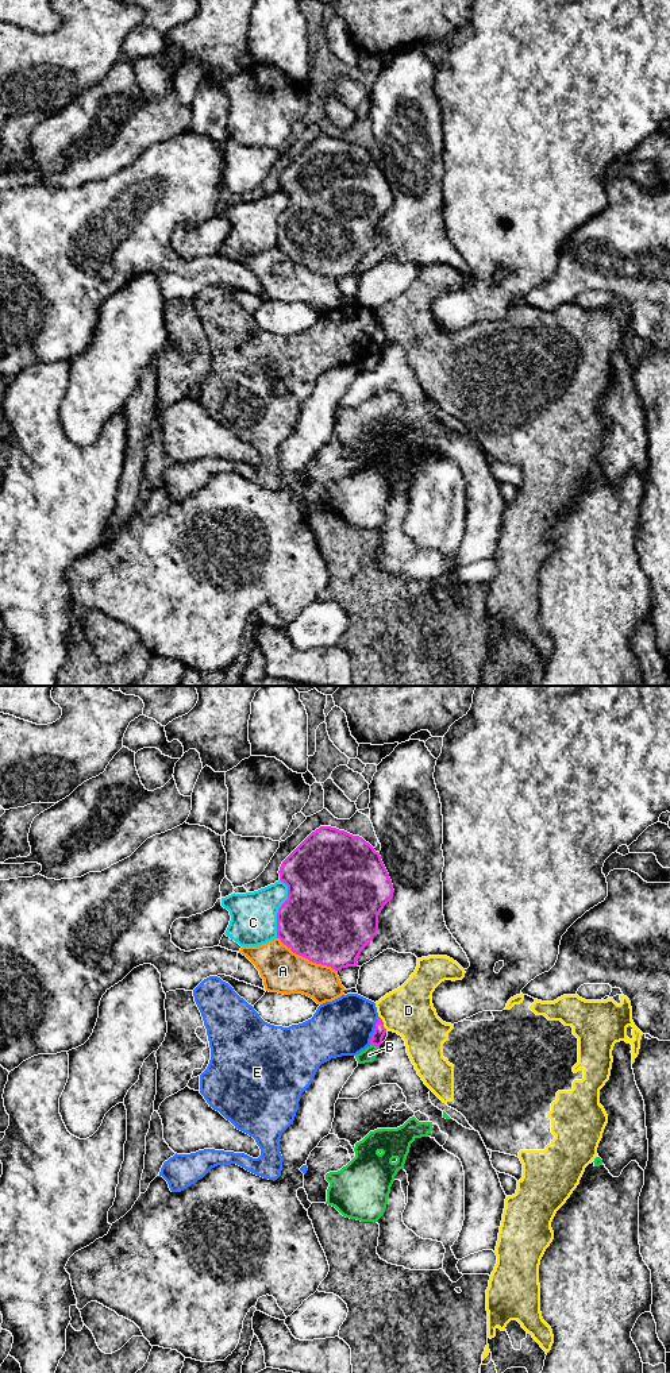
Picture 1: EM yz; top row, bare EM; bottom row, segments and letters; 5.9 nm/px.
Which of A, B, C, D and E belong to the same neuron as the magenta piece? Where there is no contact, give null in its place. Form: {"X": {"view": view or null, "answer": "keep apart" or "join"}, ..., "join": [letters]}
{"A": {"view": "yz", "answer": "keep apart"}, "B": {"view": "yz", "answer": "keep apart"}, "C": {"view": "yz", "answer": "keep apart"}, "D": {"view": "yz", "answer": "keep apart"}, "E": {"view": "yz", "answer": "keep apart"}, "join": []}

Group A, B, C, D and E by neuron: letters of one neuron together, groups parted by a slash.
A / B / C / D / E

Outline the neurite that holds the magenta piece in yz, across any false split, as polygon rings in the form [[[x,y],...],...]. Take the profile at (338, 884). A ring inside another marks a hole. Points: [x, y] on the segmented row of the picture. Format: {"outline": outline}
{"outline": [[[331,826],[312,832],[281,864],[280,880],[288,886],[288,899],[277,913],[277,938],[293,953],[312,963],[340,971],[357,967],[363,948],[378,932],[378,915],[393,898],[393,884],[378,852],[359,836]]]}

